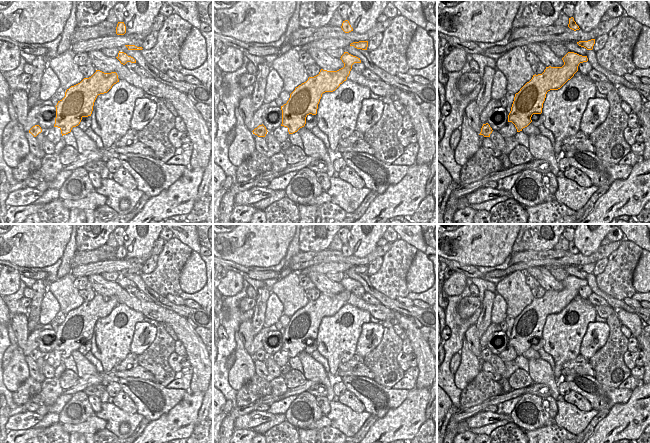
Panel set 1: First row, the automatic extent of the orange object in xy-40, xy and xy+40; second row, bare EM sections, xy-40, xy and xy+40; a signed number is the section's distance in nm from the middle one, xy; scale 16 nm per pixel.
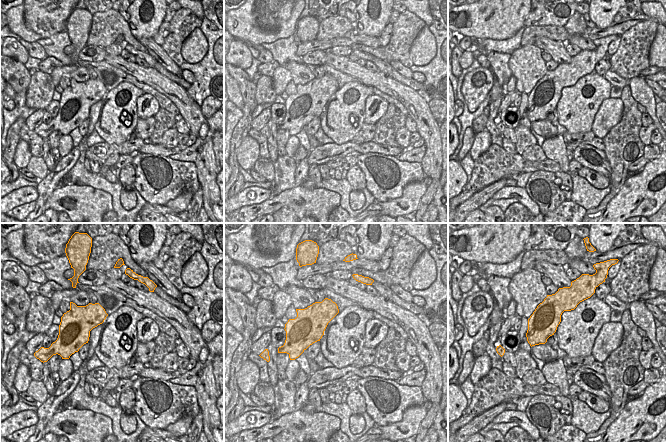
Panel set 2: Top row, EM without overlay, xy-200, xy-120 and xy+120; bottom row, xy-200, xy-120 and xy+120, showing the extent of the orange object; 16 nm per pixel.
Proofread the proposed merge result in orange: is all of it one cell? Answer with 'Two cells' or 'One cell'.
One cell.

